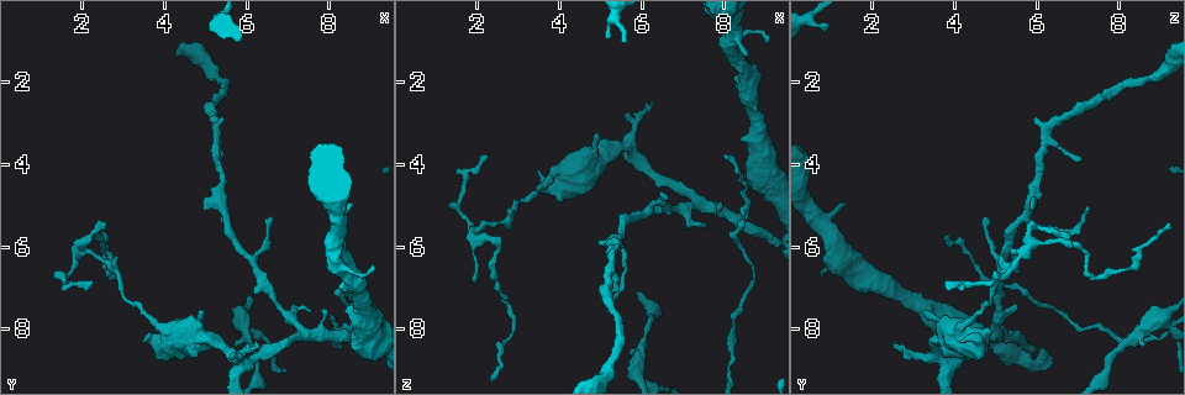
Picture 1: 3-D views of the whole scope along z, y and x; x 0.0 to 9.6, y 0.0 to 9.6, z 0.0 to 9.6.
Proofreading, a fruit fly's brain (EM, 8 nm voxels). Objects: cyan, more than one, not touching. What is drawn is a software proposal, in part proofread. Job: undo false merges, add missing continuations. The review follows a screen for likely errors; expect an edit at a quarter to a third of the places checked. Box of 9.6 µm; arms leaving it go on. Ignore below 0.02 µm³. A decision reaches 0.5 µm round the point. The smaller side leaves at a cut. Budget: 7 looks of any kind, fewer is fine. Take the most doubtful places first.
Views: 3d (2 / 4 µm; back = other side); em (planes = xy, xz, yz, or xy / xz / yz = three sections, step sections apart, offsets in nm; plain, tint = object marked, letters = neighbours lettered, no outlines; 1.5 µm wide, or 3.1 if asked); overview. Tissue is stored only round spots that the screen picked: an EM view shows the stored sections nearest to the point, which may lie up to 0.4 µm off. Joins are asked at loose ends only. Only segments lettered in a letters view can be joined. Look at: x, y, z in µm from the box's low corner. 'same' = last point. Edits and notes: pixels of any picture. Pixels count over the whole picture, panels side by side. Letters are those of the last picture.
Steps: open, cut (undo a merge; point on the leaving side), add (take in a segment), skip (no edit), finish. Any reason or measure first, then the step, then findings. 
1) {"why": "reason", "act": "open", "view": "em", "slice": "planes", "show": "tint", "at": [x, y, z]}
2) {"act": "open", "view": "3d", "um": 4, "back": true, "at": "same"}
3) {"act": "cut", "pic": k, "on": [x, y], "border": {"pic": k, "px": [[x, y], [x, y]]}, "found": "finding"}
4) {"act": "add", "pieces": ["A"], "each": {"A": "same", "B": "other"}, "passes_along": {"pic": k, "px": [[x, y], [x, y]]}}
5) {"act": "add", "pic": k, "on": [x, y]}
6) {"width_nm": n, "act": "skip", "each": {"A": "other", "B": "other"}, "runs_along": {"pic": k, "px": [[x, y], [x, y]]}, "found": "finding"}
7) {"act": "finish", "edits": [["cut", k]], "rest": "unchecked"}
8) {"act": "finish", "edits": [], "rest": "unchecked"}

{"why": "a narrow waist", "act": "open", "view": "em", "slice": "planes", "show": "tint", "at": [1.90, 6.20, 5.70]}

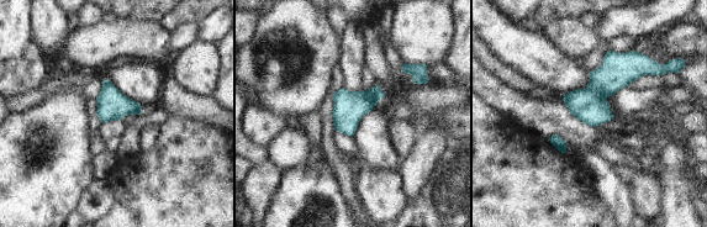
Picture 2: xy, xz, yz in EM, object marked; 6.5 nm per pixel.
{"act": "open", "view": "em", "slice": "planes", "show": "letters", "at": "same"}

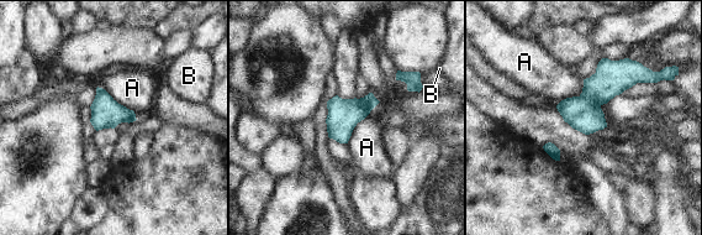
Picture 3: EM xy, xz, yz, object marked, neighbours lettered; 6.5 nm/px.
{"longest_contact_nm": ["A", 340], "act": "skip", "each": {"A": "other", "B": "other"}, "found": "all the same cell"}

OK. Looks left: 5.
{"why": "tapers out", "act": "open", "view": "em", "slice": "yz", "step": 8, "show": "letters", "at": [8.05, 5.80, 3.80]}

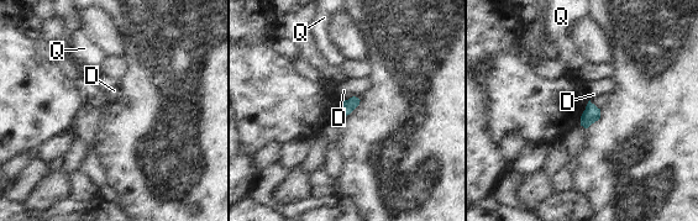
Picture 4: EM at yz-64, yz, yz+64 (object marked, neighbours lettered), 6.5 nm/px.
{"act": "skip", "each": {"D": "other", "Q": "other"}, "border": {"pic": 4, "px": [[352, 96], [345, 100]]}, "found": "no lettered segment goes on from it"}

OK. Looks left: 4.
{"why": "calibre changes", "act": "open", "view": "3d", "um": 4, "at": [3.80, 7.85, 4.35]}

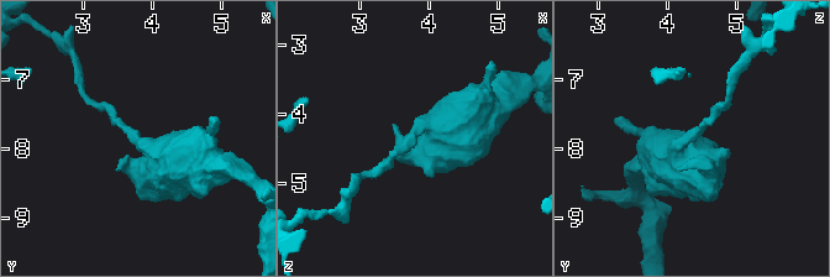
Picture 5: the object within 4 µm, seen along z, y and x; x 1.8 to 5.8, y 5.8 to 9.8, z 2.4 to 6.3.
{"why": "shape alone is not enough", "act": "open", "view": "em", "slice": "planes", "show": "plain", "at": [3.80, 7.85, 4.35]}

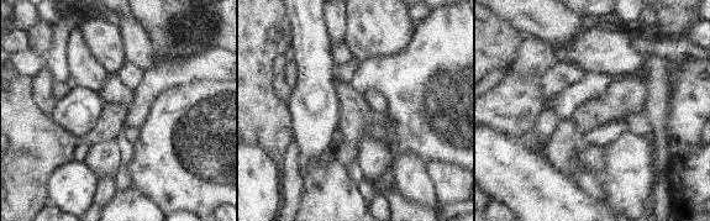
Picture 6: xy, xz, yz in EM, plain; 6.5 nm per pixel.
{"act": "open", "view": "em", "slice": "planes", "show": "letters", "at": "same"}

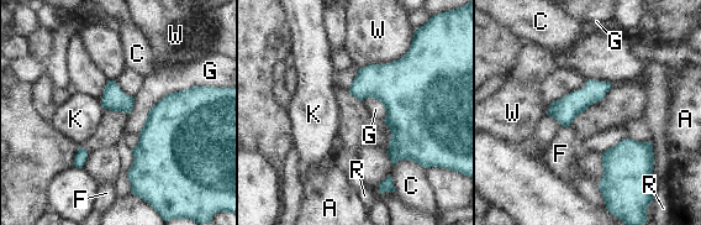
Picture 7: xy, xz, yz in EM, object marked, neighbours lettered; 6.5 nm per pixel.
{"longest_contact_nm": ["G", 550], "act": "skip", "each": {"A": "other", "C": "other", "F": "other", "G": "other", "K": "other", "R": "other", "W": "other"}, "border": {"pic": 7, "px": [[203, 85], [167, 93], [138, 135]]}, "found": "continuous, no second cell"}

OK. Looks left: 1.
{"act": "finish", "edits": [], "rest": "unchecked"}

